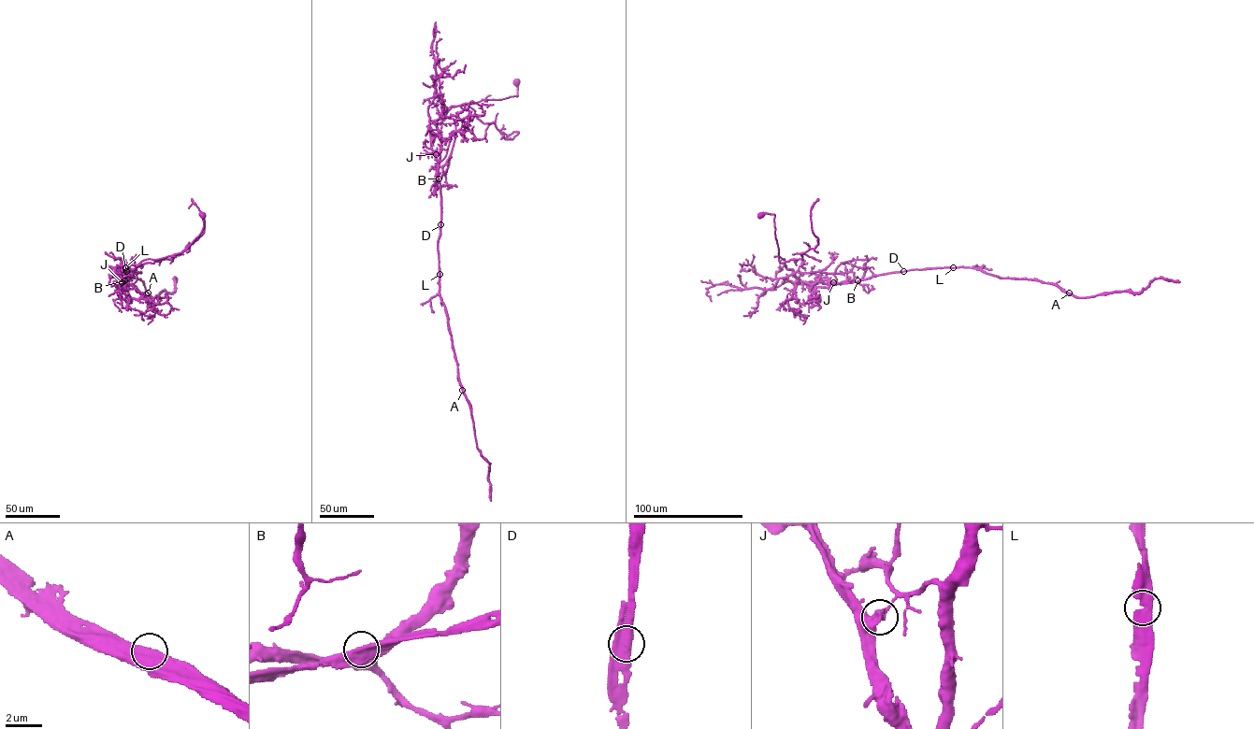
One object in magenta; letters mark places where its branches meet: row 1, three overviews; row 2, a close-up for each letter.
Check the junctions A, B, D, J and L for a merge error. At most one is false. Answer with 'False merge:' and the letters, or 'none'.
False merge: J

